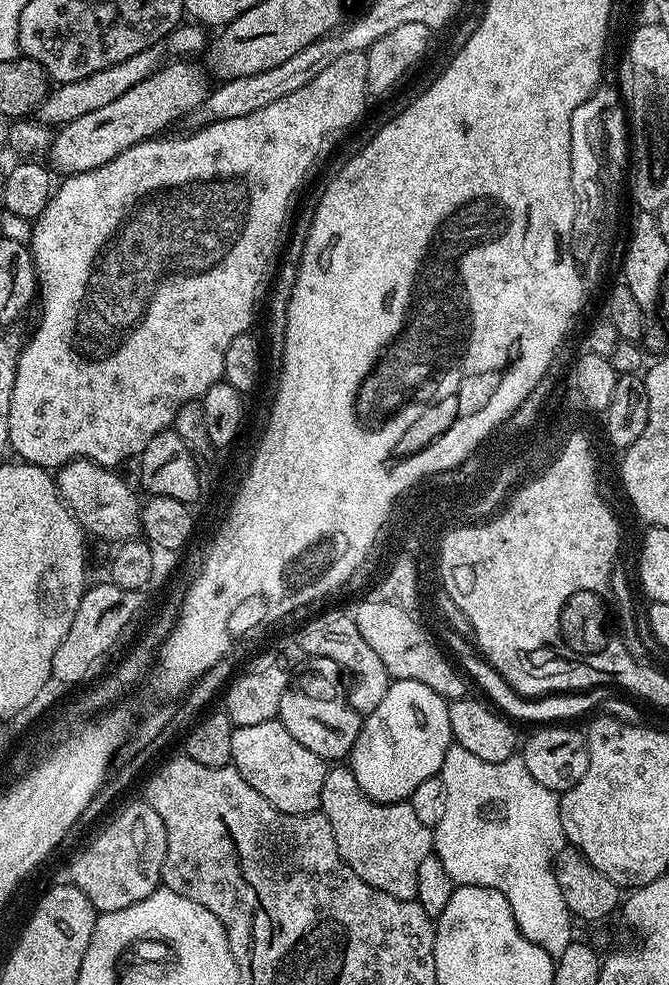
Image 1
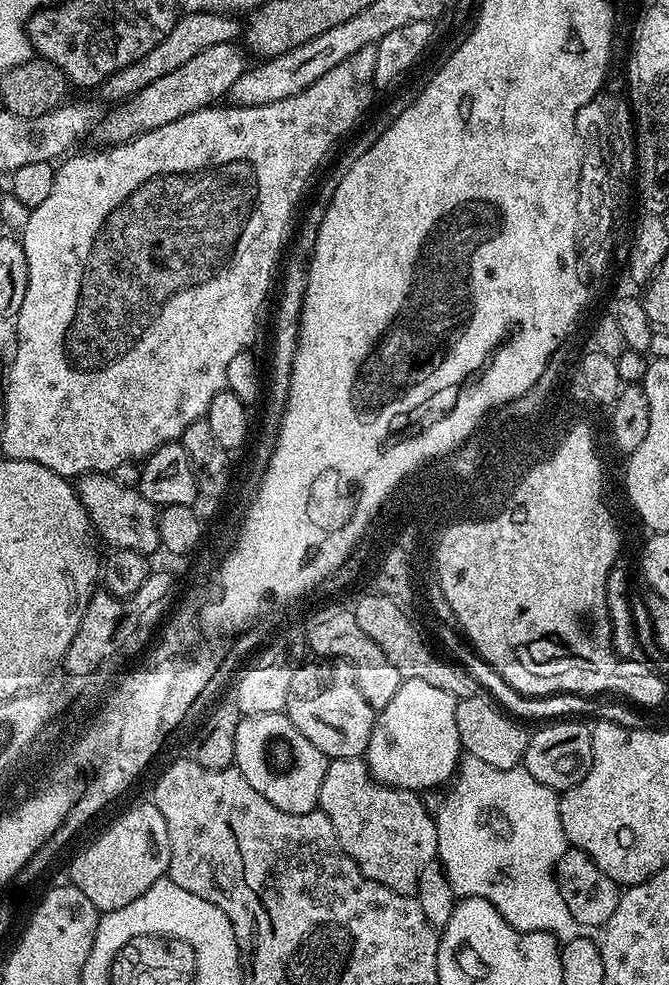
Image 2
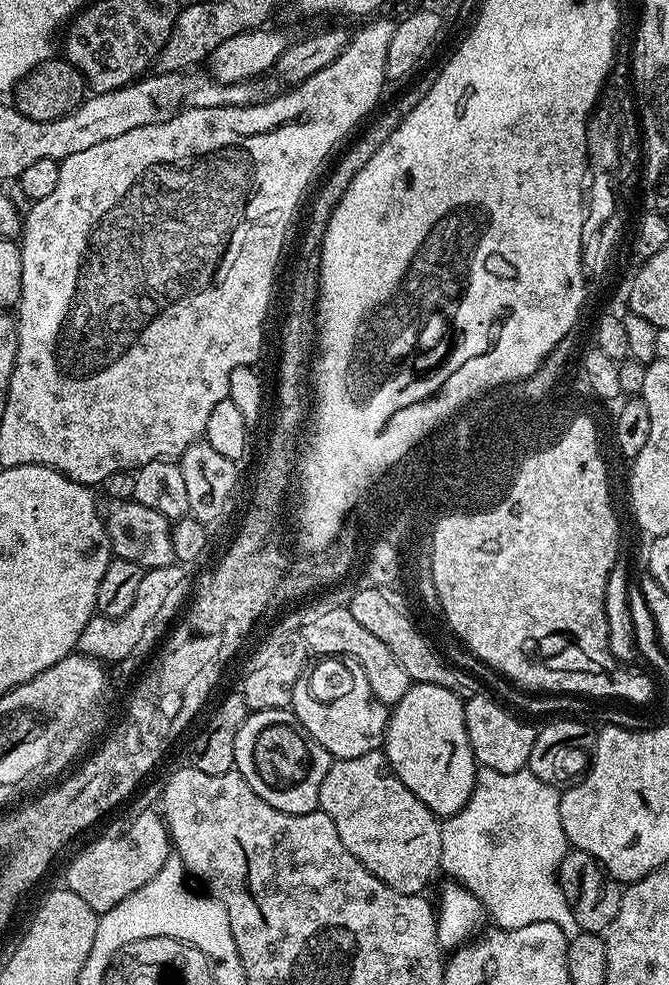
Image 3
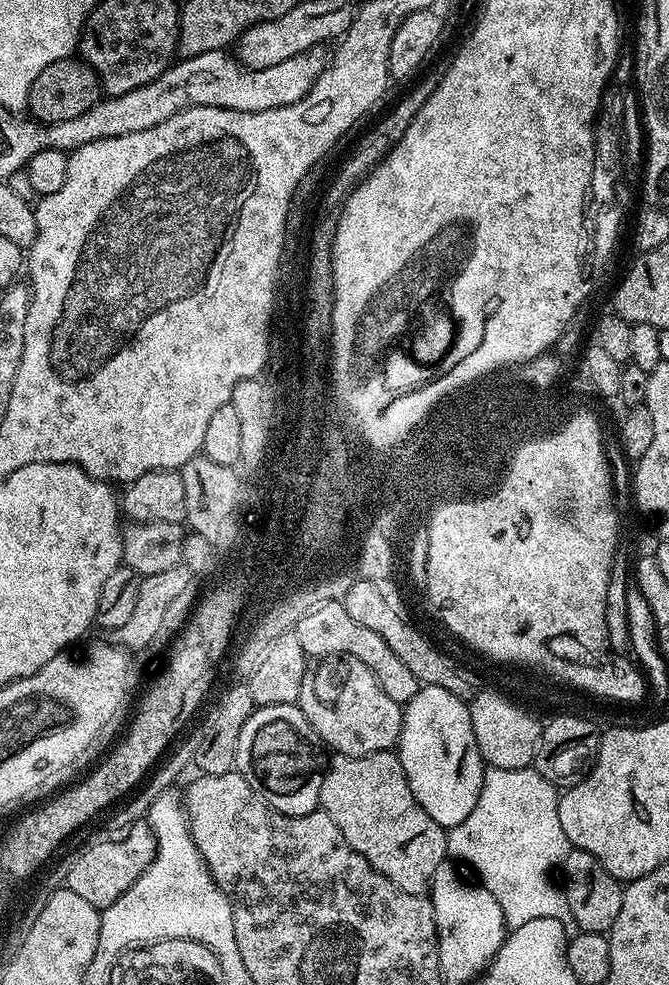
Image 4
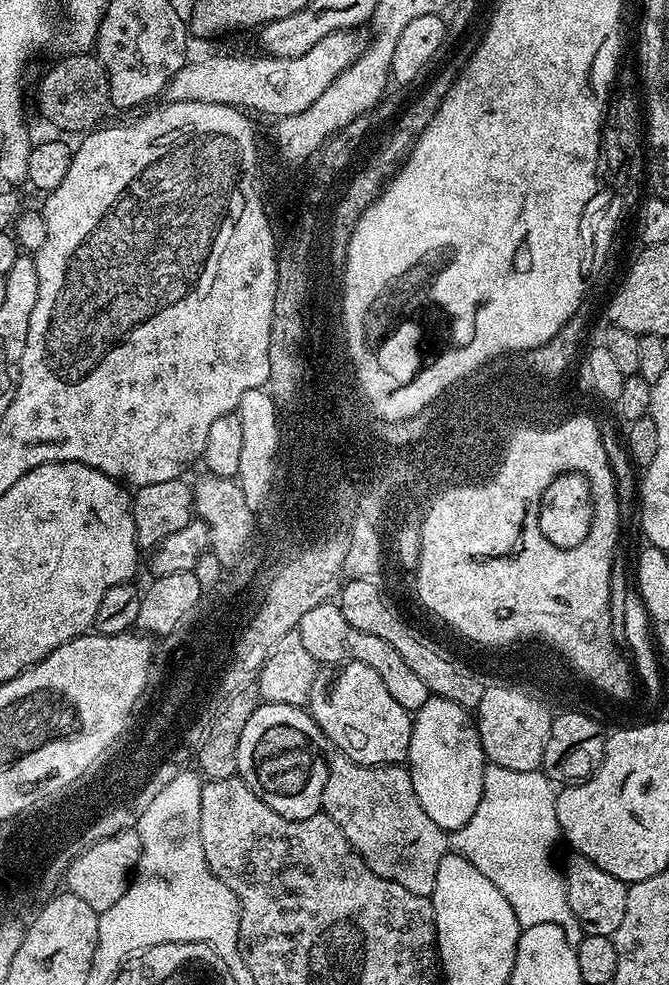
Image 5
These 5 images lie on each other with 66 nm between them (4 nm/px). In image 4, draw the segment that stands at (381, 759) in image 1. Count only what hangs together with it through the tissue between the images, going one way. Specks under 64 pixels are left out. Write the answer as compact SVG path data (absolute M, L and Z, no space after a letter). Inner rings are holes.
M423 685L402 708L404 717L400 727L398 755L402 762L402 770L406 774L406 782L410 782L410 790L414 798L418 798L418 806L434 818L444 829L453 828L466 818L470 818L470 810L478 806L478 794L482 794L485 762L478 750L478 742L474 738L474 726L470 722L468 704L450 690L442 690L442 686Z

